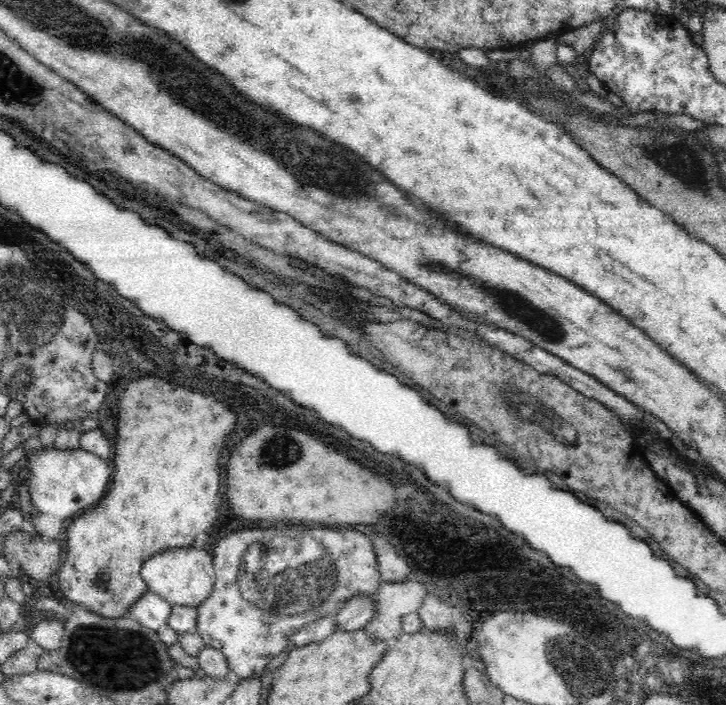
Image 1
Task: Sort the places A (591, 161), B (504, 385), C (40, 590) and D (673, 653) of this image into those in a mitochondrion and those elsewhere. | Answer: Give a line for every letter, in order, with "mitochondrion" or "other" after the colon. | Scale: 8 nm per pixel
A: other
B: mitochondrion
C: other
D: other

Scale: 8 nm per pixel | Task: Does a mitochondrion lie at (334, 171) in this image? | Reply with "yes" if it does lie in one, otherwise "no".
yes

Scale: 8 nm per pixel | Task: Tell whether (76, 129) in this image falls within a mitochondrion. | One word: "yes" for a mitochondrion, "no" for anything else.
yes

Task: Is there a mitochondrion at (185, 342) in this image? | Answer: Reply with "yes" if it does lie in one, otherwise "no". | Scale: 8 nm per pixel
no

